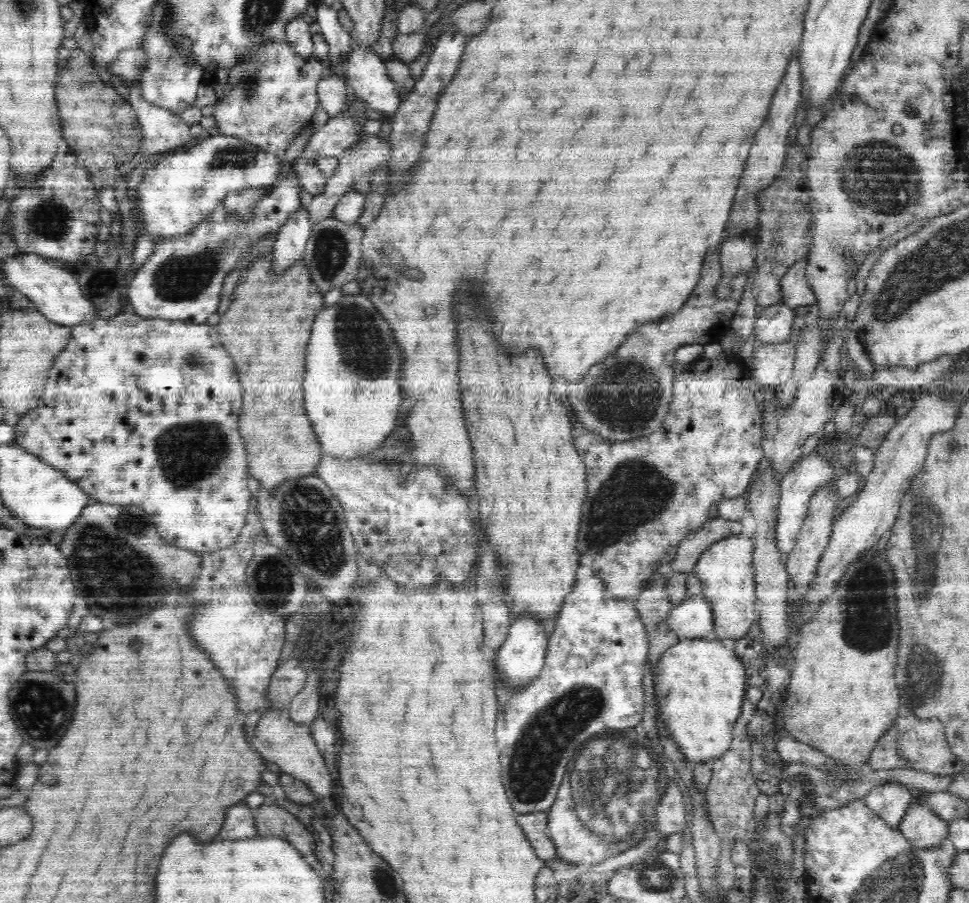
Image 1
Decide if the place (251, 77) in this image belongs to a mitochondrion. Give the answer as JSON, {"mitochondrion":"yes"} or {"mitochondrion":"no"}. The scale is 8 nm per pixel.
{"mitochondrion":"yes"}

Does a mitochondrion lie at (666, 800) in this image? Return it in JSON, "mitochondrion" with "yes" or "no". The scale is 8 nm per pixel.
{"mitochondrion":"yes"}

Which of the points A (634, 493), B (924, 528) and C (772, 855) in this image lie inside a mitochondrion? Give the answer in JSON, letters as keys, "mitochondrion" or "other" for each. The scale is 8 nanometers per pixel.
{"A":"mitochondrion","B":"mitochondrion","C":"mitochondrion"}

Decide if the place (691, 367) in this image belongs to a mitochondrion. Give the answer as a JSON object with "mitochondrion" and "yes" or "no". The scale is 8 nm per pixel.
{"mitochondrion":"no"}

